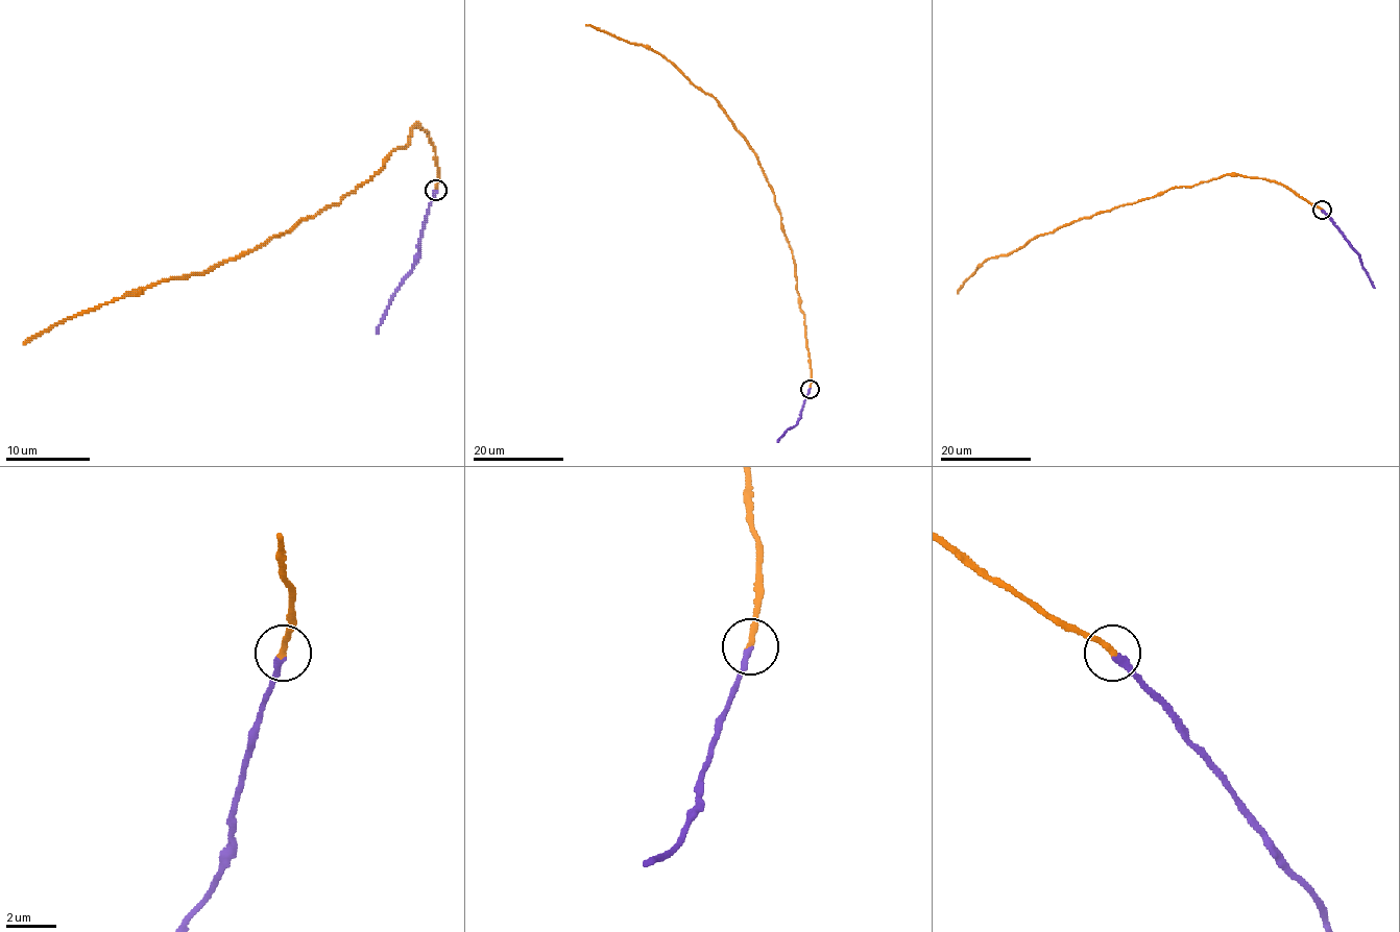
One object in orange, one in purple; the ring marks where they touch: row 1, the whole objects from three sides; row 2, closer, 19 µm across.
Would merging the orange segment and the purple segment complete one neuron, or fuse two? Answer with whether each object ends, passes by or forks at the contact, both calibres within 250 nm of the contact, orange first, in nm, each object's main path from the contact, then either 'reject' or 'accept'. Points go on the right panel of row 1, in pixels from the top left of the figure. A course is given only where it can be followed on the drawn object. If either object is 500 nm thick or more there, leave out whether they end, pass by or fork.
orange ends; purple ends; calibres 280 and 260 nm; course orange (1321, 210), (1282, 185), (1241, 174), (1221, 176), (1174, 187), (1037, 235), (1006, 254), (987, 259), (957, 293); course purple (1321, 210), (1358, 255), (1375, 288); accept

